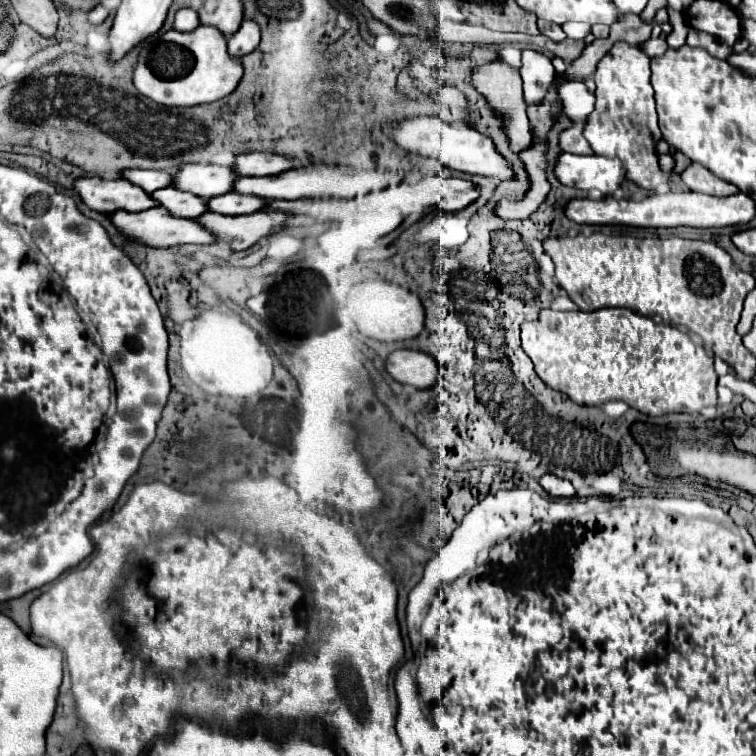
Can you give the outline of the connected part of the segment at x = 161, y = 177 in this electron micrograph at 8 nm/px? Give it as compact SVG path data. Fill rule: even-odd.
M132 168L132 170L120 172L120 178L132 182L134 186L140 186L148 194L172 184L172 176L162 170L136 170L136 168Z

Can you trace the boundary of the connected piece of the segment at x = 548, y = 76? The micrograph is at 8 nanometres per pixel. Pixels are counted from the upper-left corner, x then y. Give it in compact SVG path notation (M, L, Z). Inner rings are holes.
M522 50L520 74L524 80L524 100L528 104L540 104L554 82L556 70L548 56L536 50Z

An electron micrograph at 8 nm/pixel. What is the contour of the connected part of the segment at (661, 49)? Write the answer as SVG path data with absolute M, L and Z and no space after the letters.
M660 36L660 38L650 38L650 40L646 40L646 42L642 42L642 48L644 48L644 52L650 56L650 58L654 58L654 56L662 56L666 50L668 50L668 42L666 42L666 38L664 36Z

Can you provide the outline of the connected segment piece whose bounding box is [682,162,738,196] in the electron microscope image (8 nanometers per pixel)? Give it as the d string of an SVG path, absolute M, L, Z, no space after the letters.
M692 162L682 172L682 180L686 182L686 186L692 192L702 192L702 194L712 194L712 196L732 196L738 192L738 188L734 184L716 178L708 168L704 168L702 164L696 164L696 162Z

